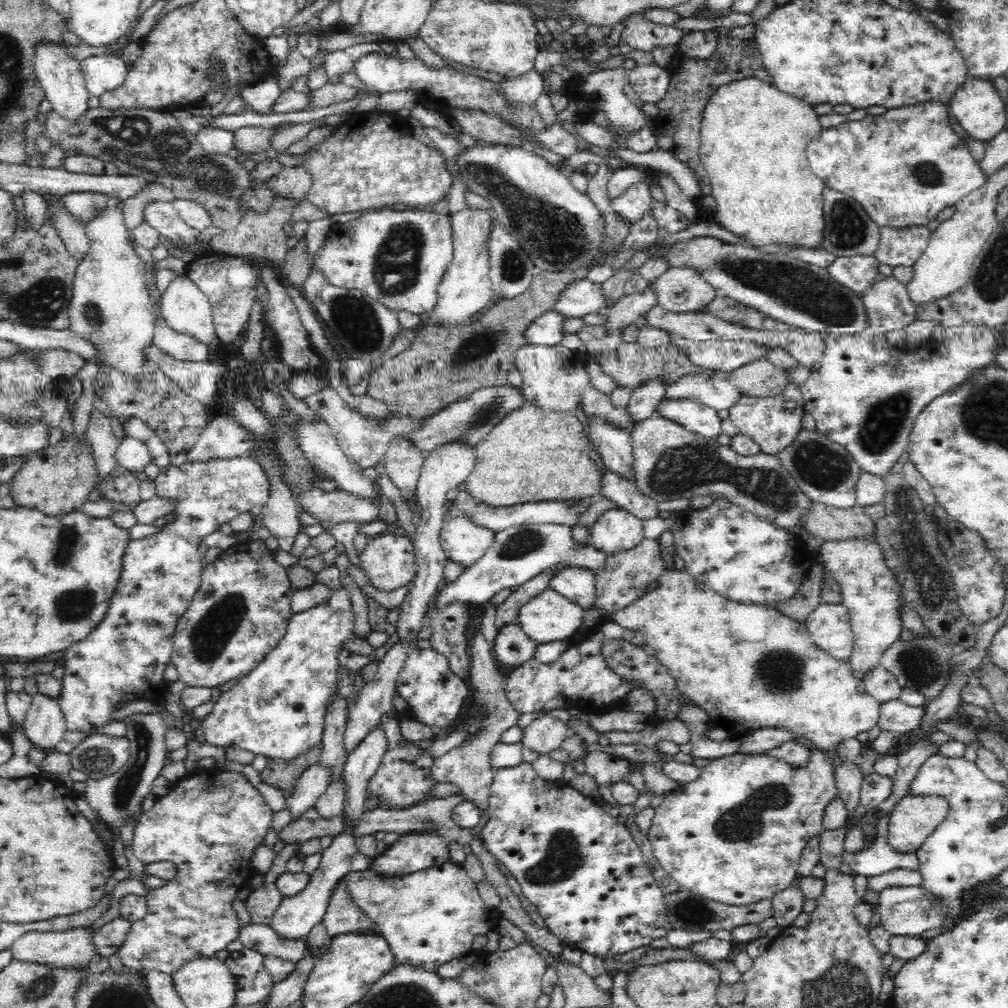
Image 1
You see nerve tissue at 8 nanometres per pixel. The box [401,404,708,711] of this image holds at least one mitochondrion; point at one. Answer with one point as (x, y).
(521, 543)

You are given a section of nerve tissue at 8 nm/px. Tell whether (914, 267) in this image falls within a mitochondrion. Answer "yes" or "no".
no

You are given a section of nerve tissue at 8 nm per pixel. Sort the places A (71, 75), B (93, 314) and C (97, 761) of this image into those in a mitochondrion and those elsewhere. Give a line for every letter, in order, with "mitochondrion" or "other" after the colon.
A: other
B: mitochondrion
C: mitochondrion

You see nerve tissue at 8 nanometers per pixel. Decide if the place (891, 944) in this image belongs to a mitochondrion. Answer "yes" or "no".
no

